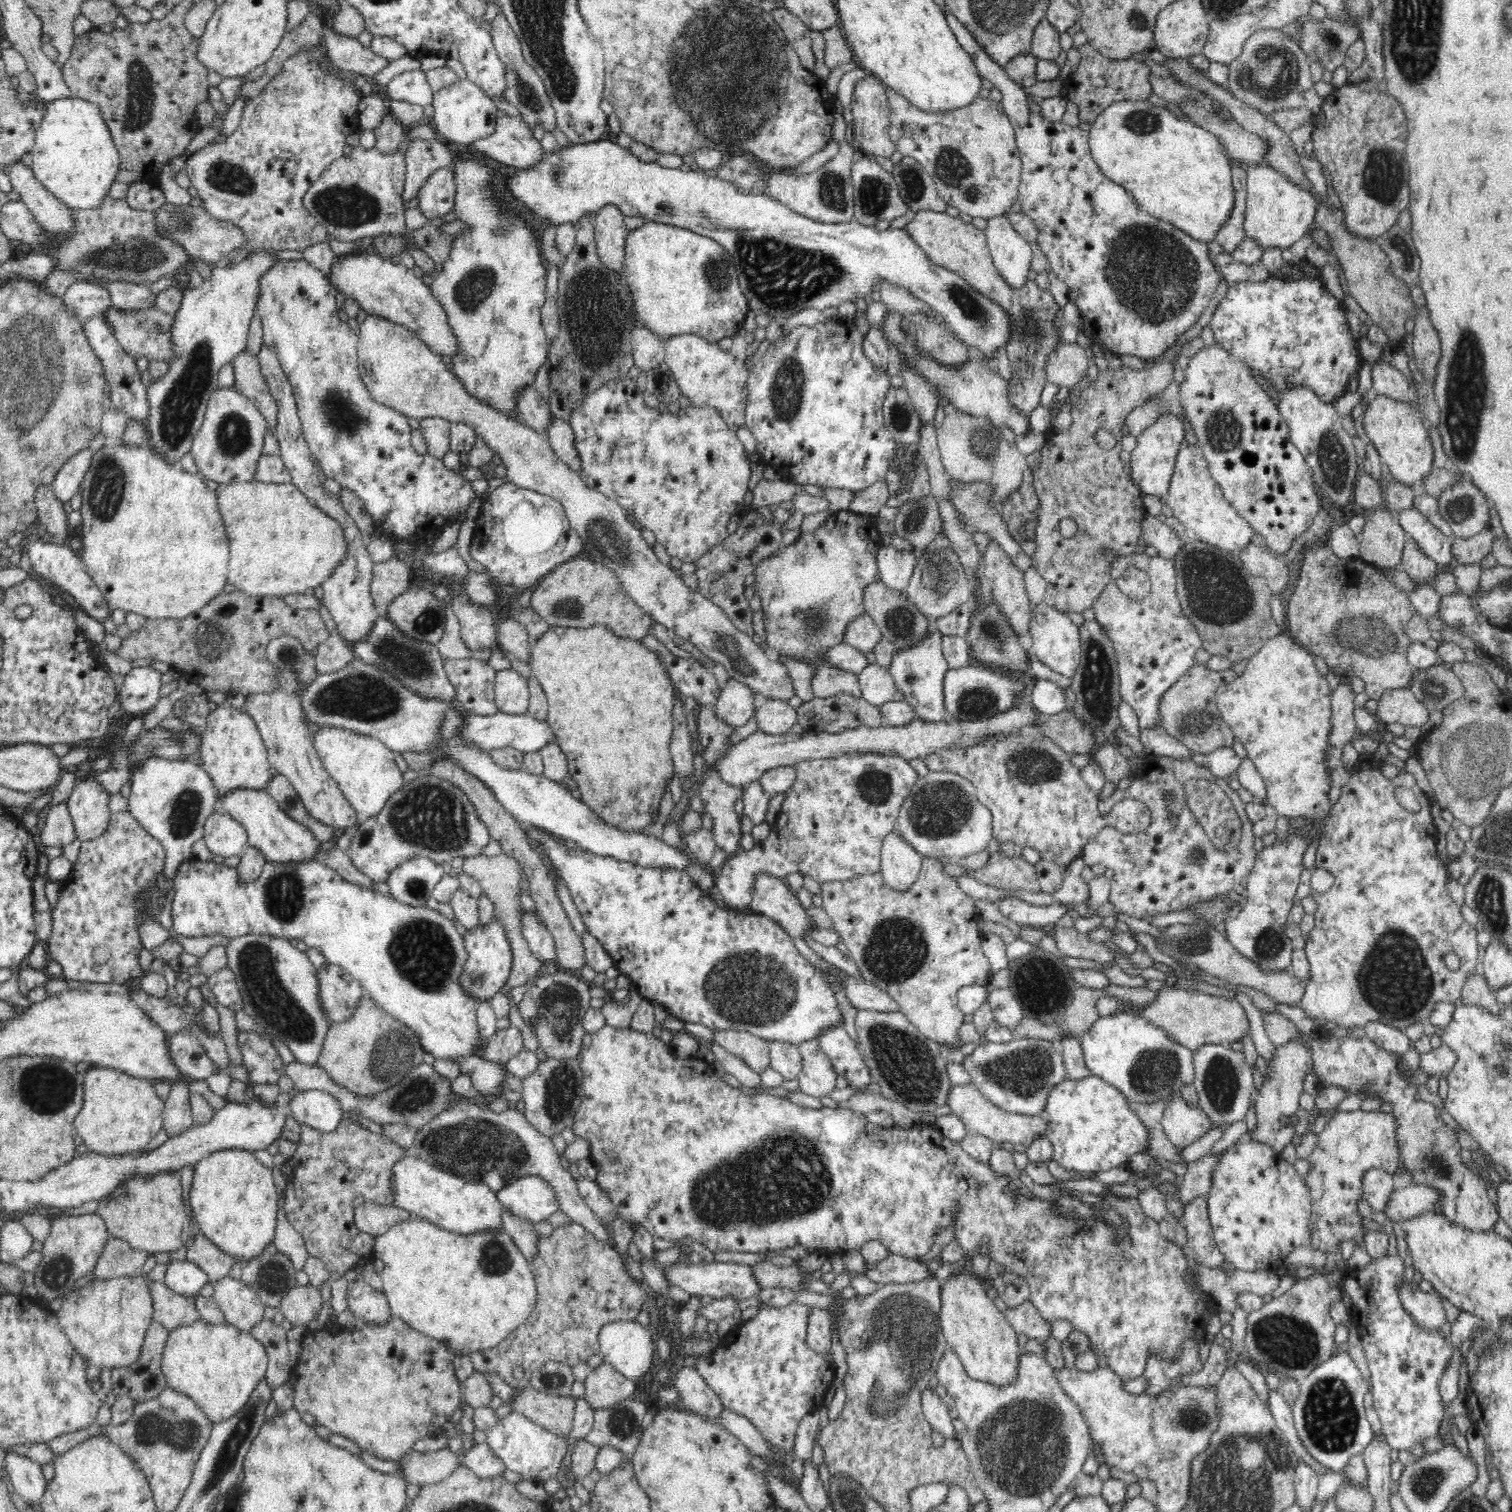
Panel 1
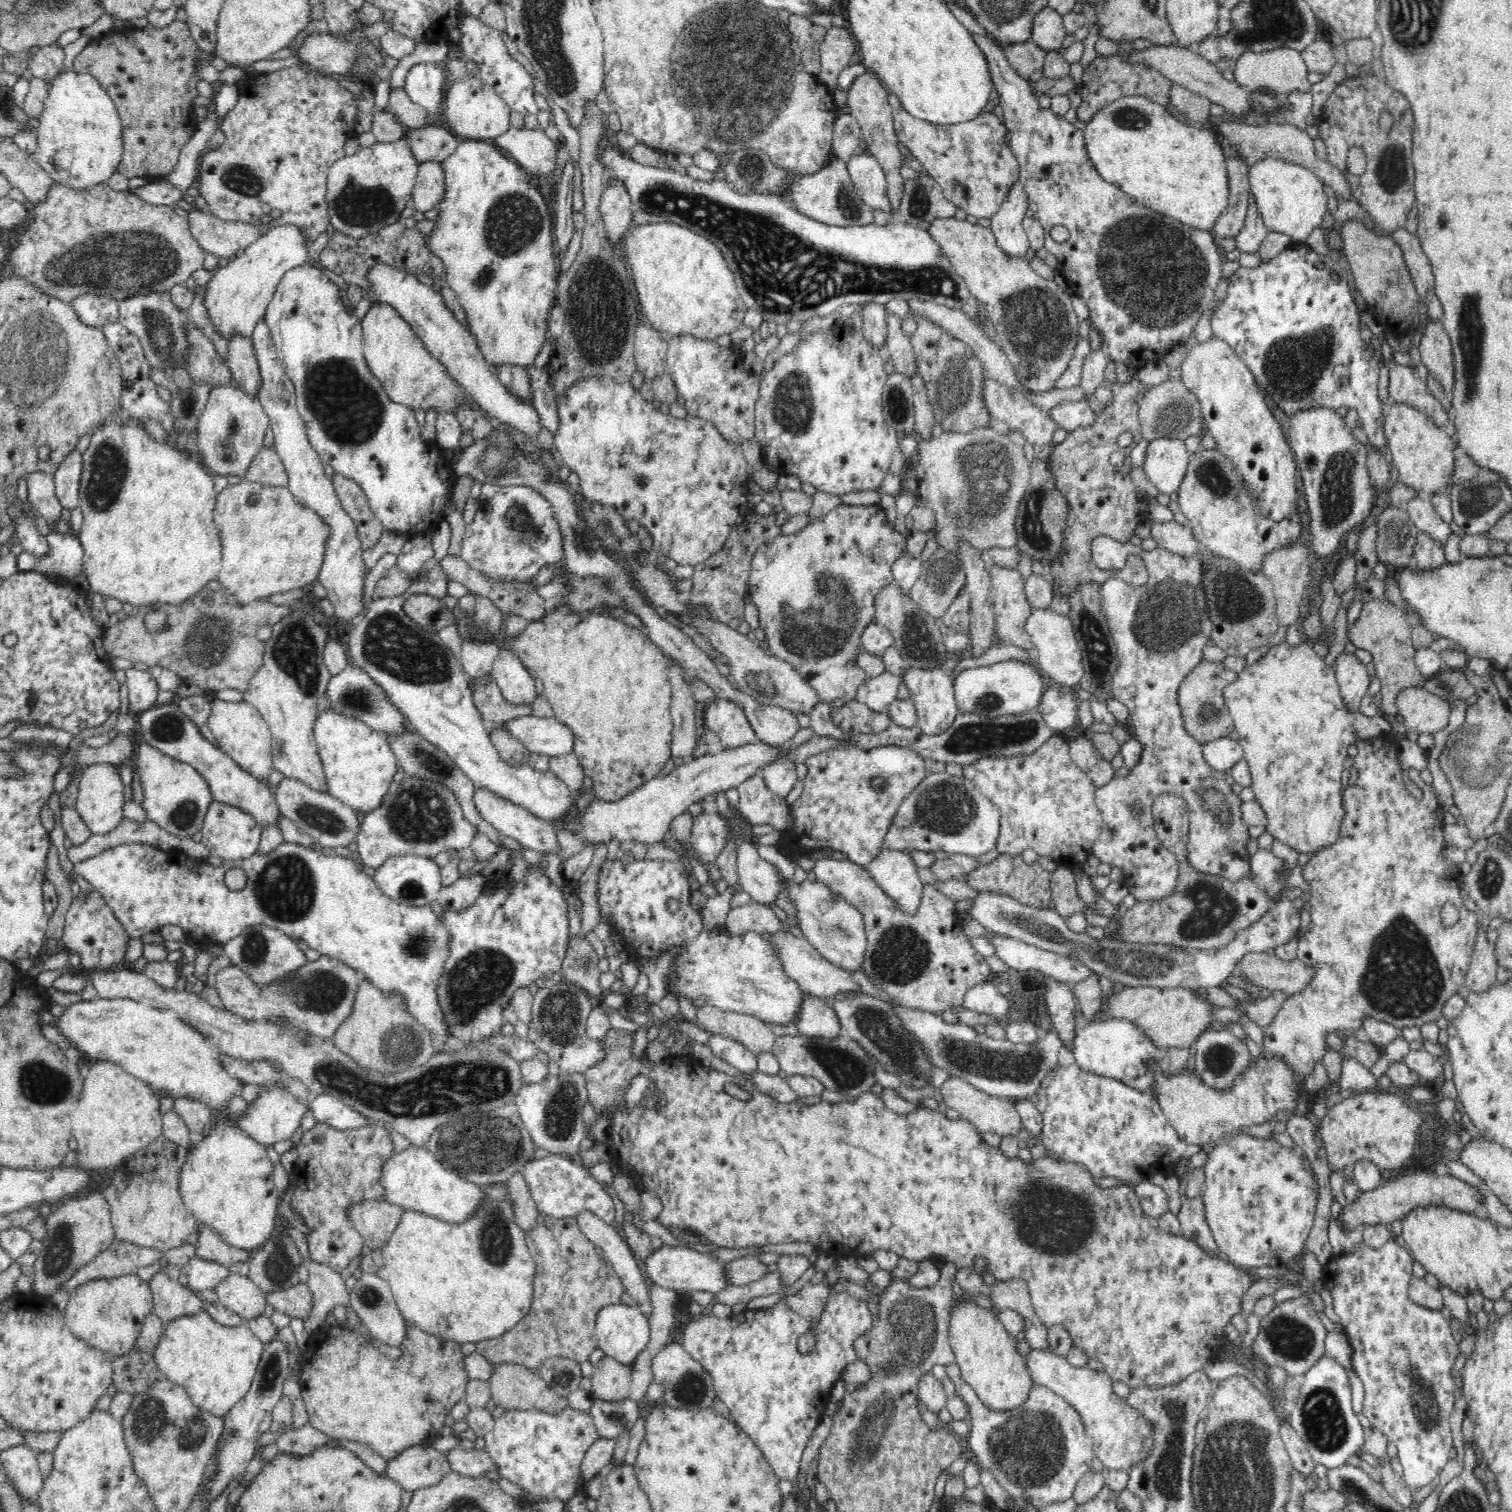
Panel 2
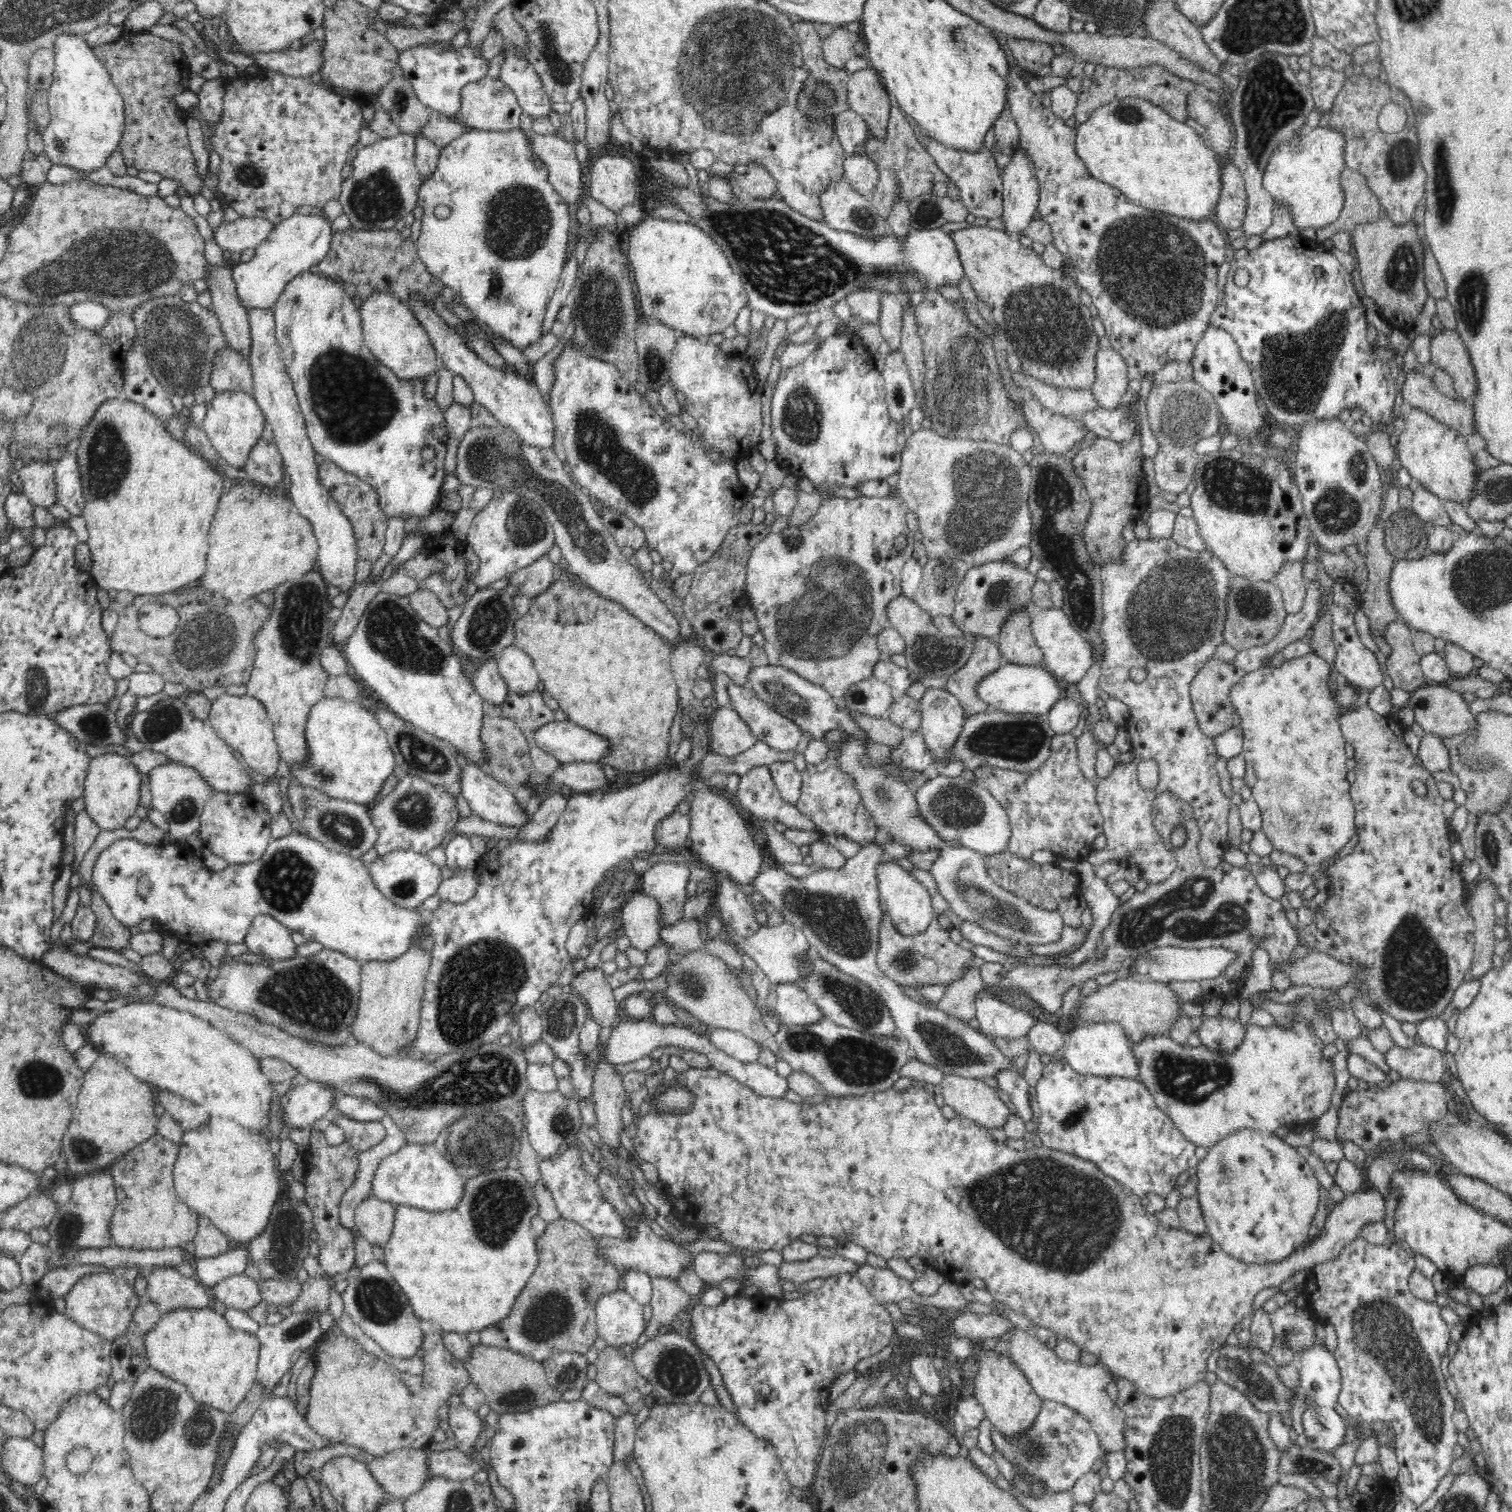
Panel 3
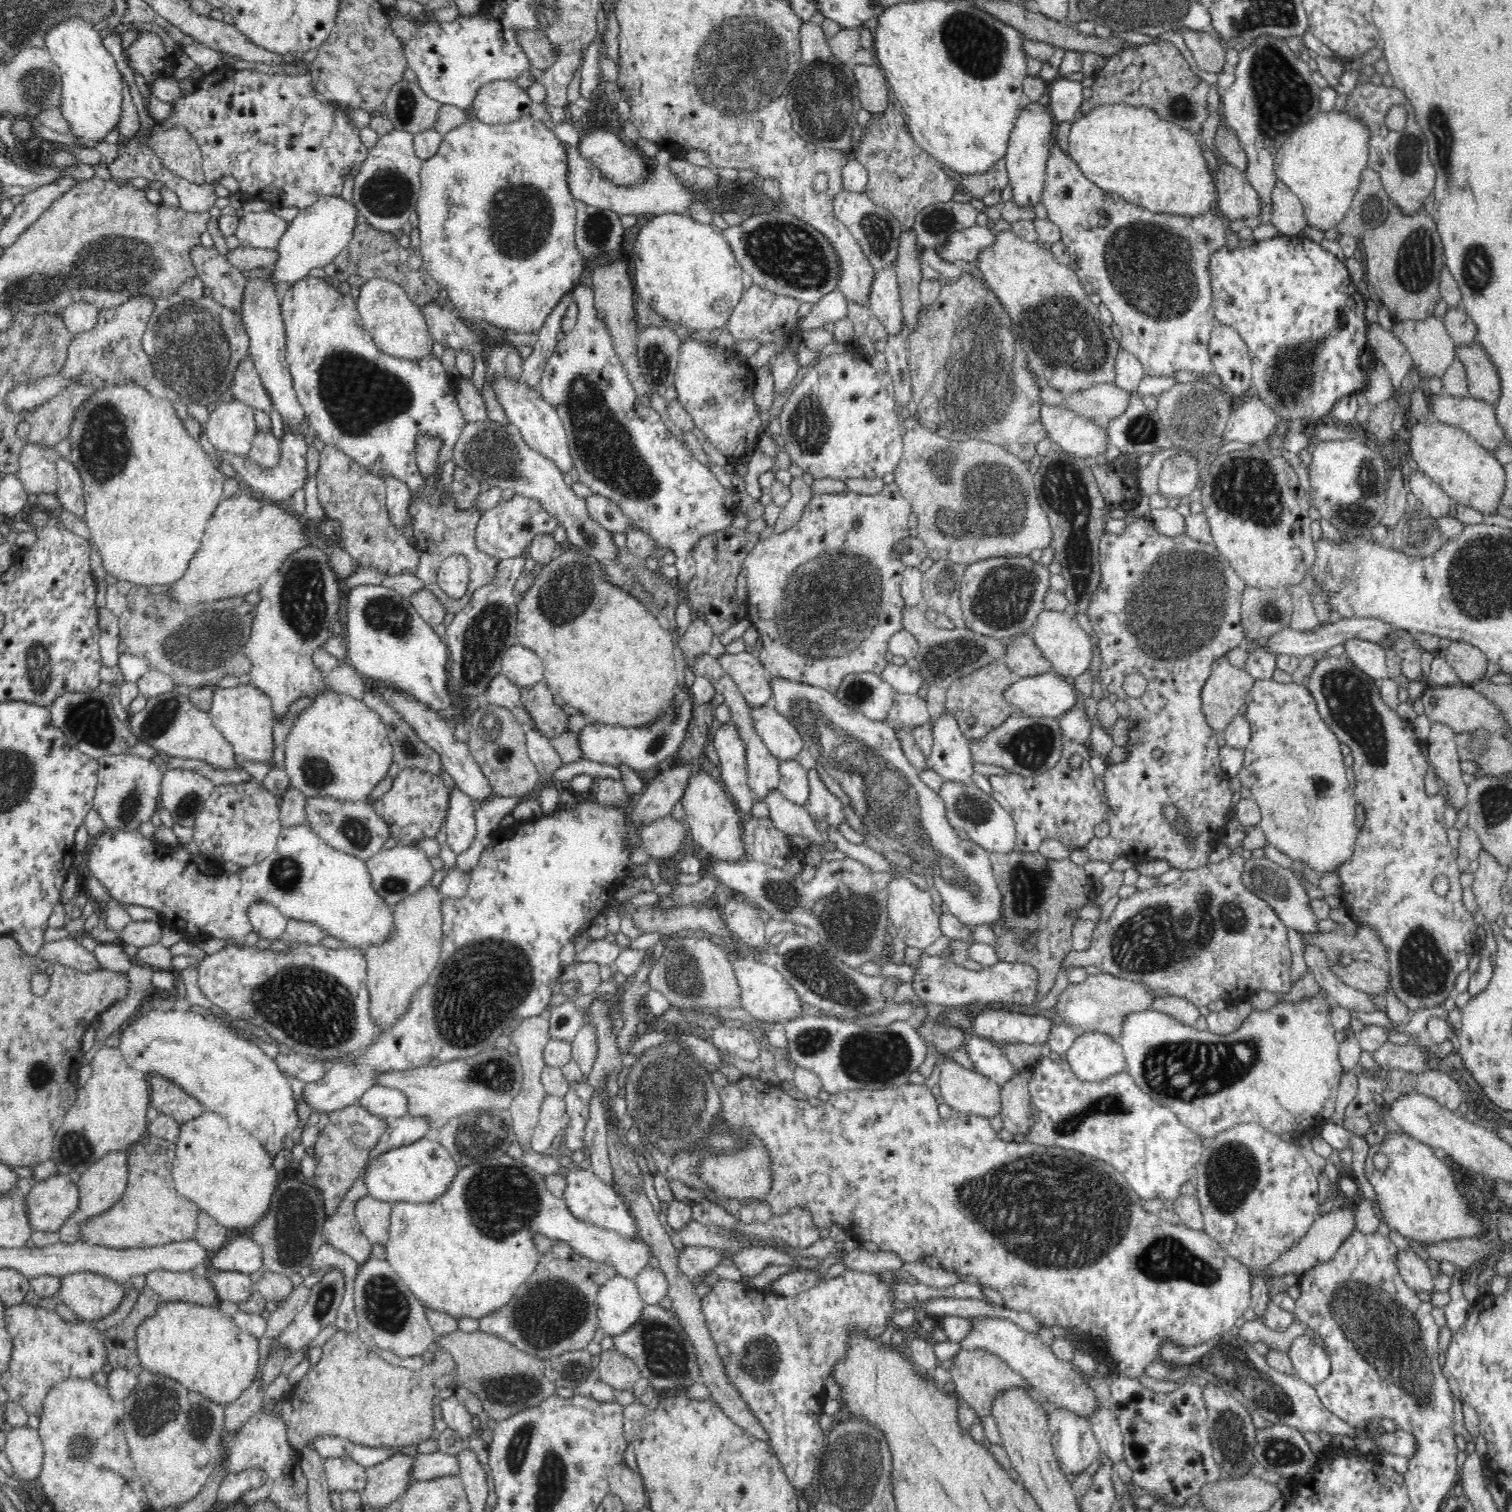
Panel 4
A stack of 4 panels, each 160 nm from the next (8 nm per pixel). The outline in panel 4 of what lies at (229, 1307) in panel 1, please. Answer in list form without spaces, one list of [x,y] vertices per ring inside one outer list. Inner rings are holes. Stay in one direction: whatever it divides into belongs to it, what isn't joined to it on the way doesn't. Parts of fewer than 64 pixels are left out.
[[[208,1268],[208,1279],[216,1291],[218,1301],[229,1300],[237,1305],[244,1302],[254,1291],[250,1275],[240,1271],[220,1271]]]

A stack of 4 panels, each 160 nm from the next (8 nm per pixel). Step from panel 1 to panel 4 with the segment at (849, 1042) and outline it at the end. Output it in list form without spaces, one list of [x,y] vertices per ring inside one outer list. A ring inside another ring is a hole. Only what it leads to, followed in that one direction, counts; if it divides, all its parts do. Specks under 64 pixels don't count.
[[[739,956],[733,961],[733,969],[739,986],[741,1006],[754,1018],[776,1024],[776,1022],[788,1022],[796,1014],[804,1015],[806,1005],[801,1002],[798,993],[772,965],[756,958]]]

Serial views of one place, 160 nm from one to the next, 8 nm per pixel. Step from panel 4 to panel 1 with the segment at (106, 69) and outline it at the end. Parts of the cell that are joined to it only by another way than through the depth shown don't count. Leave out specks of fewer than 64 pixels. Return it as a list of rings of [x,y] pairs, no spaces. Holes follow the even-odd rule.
[[[74,94],[49,102],[45,110],[44,118],[35,134],[34,149],[31,151],[31,170],[35,178],[70,210],[94,210],[109,195],[121,166],[120,155],[112,141],[110,129],[100,113],[100,107]]]

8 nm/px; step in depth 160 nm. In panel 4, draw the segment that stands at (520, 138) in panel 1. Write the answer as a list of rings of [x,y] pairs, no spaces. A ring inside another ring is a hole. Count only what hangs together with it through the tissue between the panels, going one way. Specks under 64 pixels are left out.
[[[564,143],[564,148],[568,155],[567,162],[569,172],[567,174],[567,180],[569,183],[570,193],[577,202],[584,202],[590,206],[601,208],[602,210],[612,210],[620,216],[634,215],[637,217],[638,215],[651,214],[652,217],[656,217],[667,213],[687,215],[689,212],[688,206],[690,206],[690,204],[700,203],[702,202],[702,198],[704,198],[704,194],[702,194],[702,192],[693,194],[693,190],[690,188],[684,188],[676,174],[670,171],[668,163],[672,160],[672,158],[670,152],[668,151],[661,150],[658,152],[655,156],[657,164],[656,168],[654,168],[654,172],[648,173],[642,183],[625,188],[624,186],[615,186],[614,184],[608,182],[598,168],[595,168],[586,158],[583,158],[583,156],[578,153],[576,146]]]

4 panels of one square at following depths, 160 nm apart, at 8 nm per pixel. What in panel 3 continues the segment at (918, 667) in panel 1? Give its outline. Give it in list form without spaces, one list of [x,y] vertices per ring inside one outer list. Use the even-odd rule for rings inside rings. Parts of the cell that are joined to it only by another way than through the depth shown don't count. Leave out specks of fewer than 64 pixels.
[[[926,689],[921,705],[919,731],[935,760],[953,760],[952,748],[962,732],[965,718],[960,702],[944,689]]]

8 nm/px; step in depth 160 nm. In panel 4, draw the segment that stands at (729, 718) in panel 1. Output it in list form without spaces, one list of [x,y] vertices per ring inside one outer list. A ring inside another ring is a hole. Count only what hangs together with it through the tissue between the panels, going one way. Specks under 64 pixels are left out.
[[[732,720],[720,724],[713,735],[712,744],[714,744],[720,760],[722,786],[738,810],[750,812],[756,800],[752,796],[752,790],[749,790],[748,787],[746,747],[743,740]]]

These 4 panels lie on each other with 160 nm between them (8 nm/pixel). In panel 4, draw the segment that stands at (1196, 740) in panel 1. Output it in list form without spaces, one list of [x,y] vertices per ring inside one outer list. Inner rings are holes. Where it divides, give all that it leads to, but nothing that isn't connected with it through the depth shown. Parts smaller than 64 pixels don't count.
[[[1225,657],[1214,662],[1210,677],[1202,686],[1201,693],[1202,711],[1208,725],[1214,731],[1221,734],[1239,714],[1240,708],[1246,706],[1246,696],[1250,693],[1250,686],[1254,686],[1254,682],[1255,679],[1247,674],[1244,668],[1238,669],[1238,666],[1231,666]]]

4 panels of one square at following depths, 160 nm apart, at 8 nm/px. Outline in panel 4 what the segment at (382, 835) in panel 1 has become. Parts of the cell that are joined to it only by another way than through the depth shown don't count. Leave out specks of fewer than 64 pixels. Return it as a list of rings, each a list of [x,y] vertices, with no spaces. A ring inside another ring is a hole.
[[[401,768],[388,792],[374,802],[374,810],[388,825],[390,836],[400,840],[399,844],[414,845],[425,837],[432,838],[443,828],[449,807],[450,790],[440,775],[424,772],[418,768]]]

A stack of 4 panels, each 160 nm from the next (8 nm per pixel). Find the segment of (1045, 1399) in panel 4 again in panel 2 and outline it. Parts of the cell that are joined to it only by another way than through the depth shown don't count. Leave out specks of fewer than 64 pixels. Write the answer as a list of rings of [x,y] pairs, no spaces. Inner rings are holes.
[[[1031,1349],[1026,1364],[1035,1384],[1045,1386],[1073,1406],[1081,1416],[1088,1436],[1094,1441],[1095,1456],[1105,1469],[1130,1469],[1135,1462],[1146,1458],[1154,1446],[1153,1428],[1126,1400],[1118,1398],[1112,1389],[1113,1380],[1106,1371],[1096,1371],[1087,1365],[1072,1366],[1066,1357],[1050,1350]]]

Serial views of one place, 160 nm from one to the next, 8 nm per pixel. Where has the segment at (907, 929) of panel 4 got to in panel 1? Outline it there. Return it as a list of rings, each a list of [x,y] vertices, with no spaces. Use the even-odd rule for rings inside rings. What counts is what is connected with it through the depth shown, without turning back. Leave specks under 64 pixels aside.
[[[895,828],[886,835],[881,846],[879,872],[892,889],[906,892],[918,880],[922,855],[900,836]]]

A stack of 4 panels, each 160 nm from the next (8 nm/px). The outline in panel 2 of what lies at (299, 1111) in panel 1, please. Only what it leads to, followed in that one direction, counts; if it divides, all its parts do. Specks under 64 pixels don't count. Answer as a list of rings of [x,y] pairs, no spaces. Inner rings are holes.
[[[329,1094],[311,1096],[308,1108],[319,1125],[326,1124],[337,1130],[358,1129],[371,1124],[348,1103]]]

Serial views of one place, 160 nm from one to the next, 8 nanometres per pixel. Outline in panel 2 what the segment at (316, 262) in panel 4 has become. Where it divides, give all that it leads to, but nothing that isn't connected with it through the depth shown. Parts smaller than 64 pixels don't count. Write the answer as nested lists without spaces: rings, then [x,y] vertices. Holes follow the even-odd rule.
[[[284,224],[272,227],[247,246],[244,254],[235,256],[227,266],[211,276],[206,285],[205,306],[215,328],[227,341],[234,333],[251,338],[256,323],[265,316],[280,278],[288,270],[308,262],[308,247],[305,232],[298,226]]]

